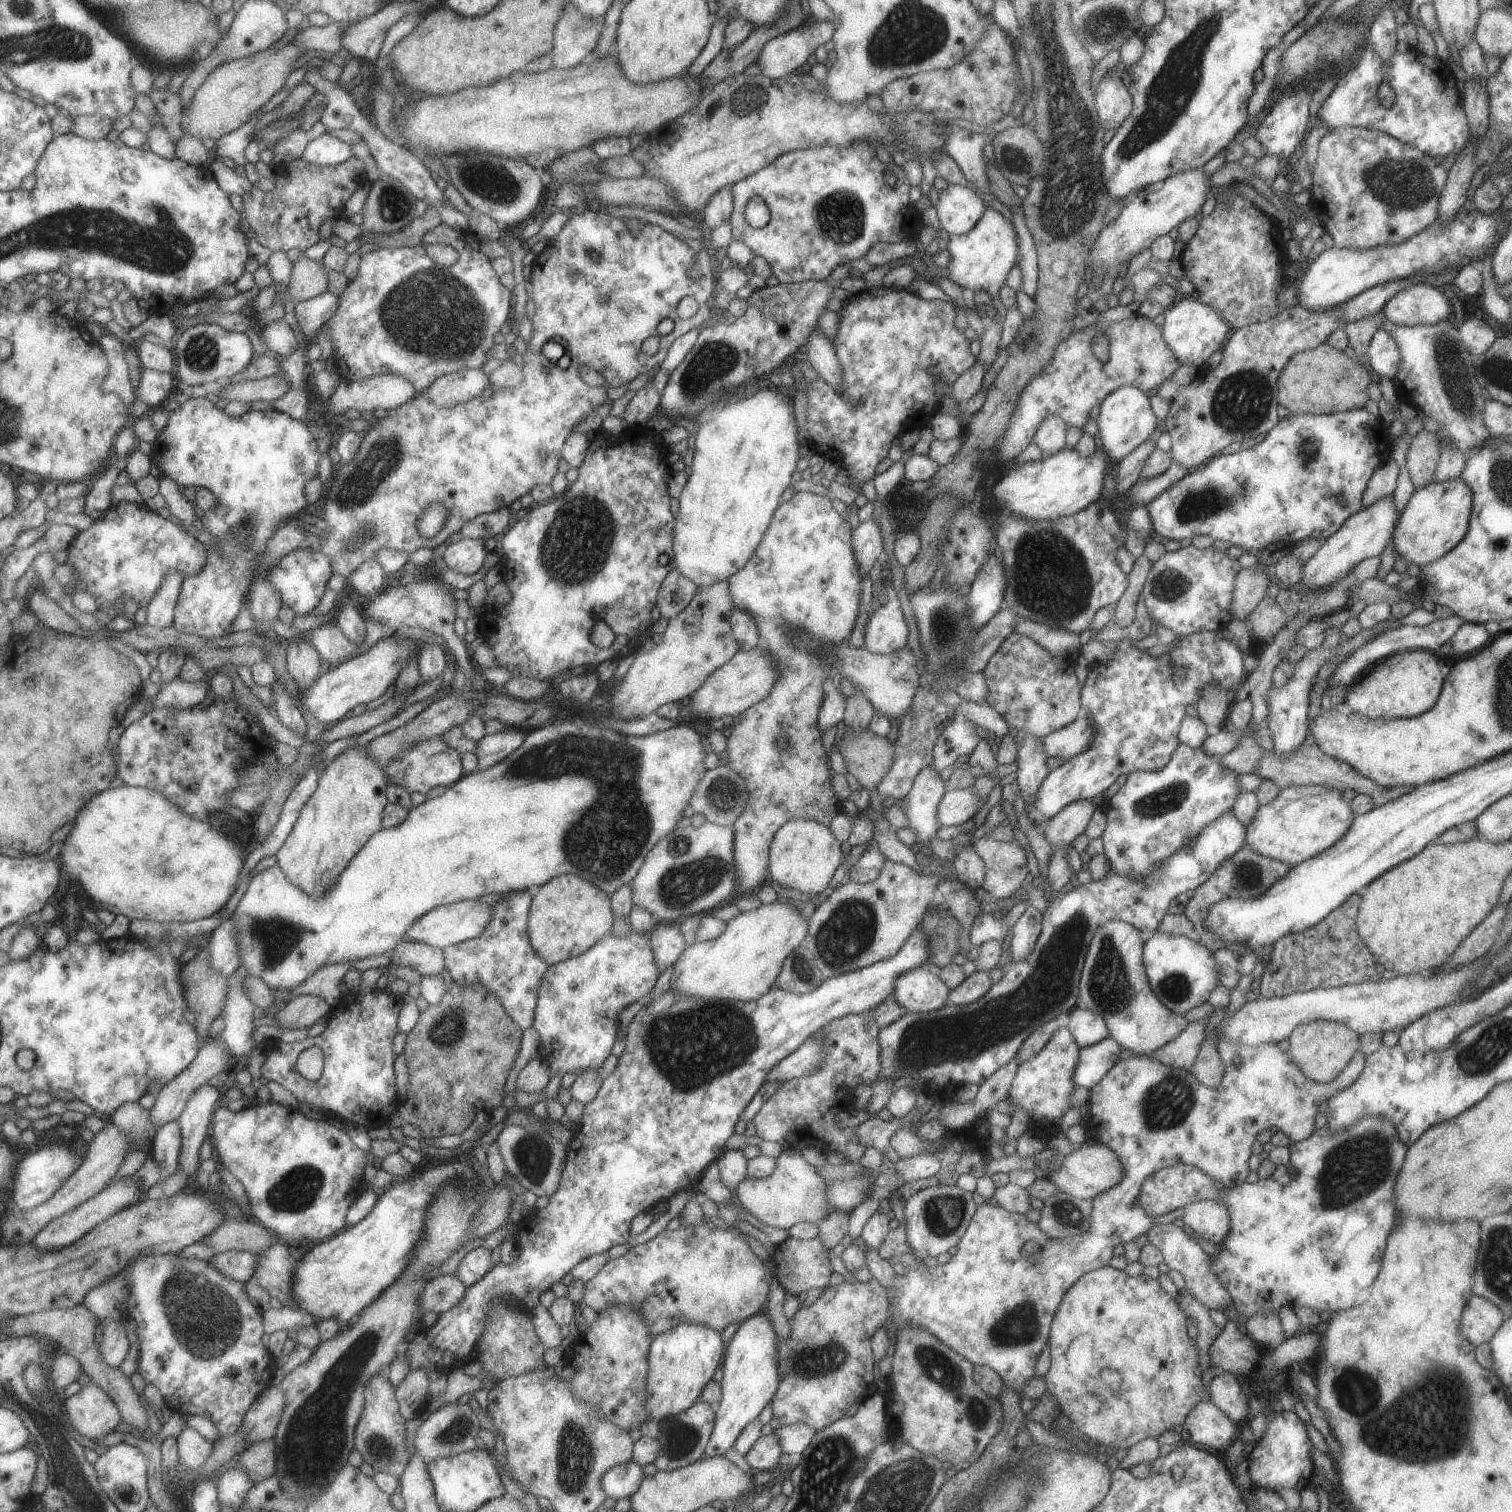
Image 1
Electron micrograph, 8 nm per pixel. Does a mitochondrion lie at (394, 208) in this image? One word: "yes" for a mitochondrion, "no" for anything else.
yes

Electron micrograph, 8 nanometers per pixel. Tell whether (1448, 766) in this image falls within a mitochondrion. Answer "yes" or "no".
no

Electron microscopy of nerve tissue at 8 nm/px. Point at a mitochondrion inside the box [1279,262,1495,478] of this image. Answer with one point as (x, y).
(1455, 375)

